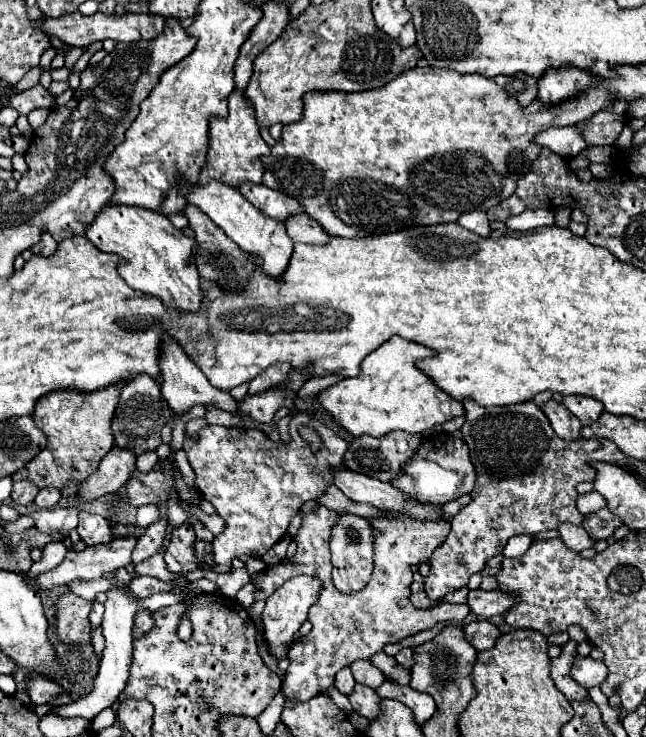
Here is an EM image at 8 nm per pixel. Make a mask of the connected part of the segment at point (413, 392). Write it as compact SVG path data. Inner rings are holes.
M393 336L363 360L359 376L345 378L323 390L319 394L319 402L353 436L385 436L393 430L425 432L435 424L443 424L449 418L463 416L465 412L463 402L437 388L437 384L419 370L417 362L431 356L435 356L435 350L401 336Z

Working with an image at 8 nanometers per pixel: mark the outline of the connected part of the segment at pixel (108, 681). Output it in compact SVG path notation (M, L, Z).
M206 578L199 579L197 581L189 583L179 596L175 594L155 594L151 598L145 598L145 600L131 600L129 596L125 596L125 588L111 588L107 592L107 602L105 602L105 614L103 614L103 636L105 636L105 650L101 654L101 662L99 662L99 672L97 672L97 678L95 678L95 688L81 700L77 702L71 702L71 704L63 704L63 706L53 706L49 710L49 714L55 714L59 718L75 718L75 716L81 716L81 718L87 718L87 720L93 720L101 710L113 706L117 702L117 696L119 692L125 688L125 682L127 682L127 670L131 666L131 660L133 660L133 638L131 638L131 630L133 630L133 616L137 610L143 610L143 608L149 608L149 610L157 610L163 606L171 606L175 602L181 602L183 596L197 588L204 593L215 593L218 589L214 582Z

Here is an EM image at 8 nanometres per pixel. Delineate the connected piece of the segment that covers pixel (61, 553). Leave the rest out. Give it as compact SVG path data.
M51 542L51 544L47 544L43 548L41 560L35 562L29 572L33 572L33 576L35 576L39 572L47 572L49 568L55 568L55 564L59 564L65 558L65 552L67 552L67 548L63 546L63 542Z

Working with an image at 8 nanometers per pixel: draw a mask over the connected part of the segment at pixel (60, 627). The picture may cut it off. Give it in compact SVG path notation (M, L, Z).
M75 594L61 596L57 604L57 634L65 644L87 644L89 638L91 602Z

